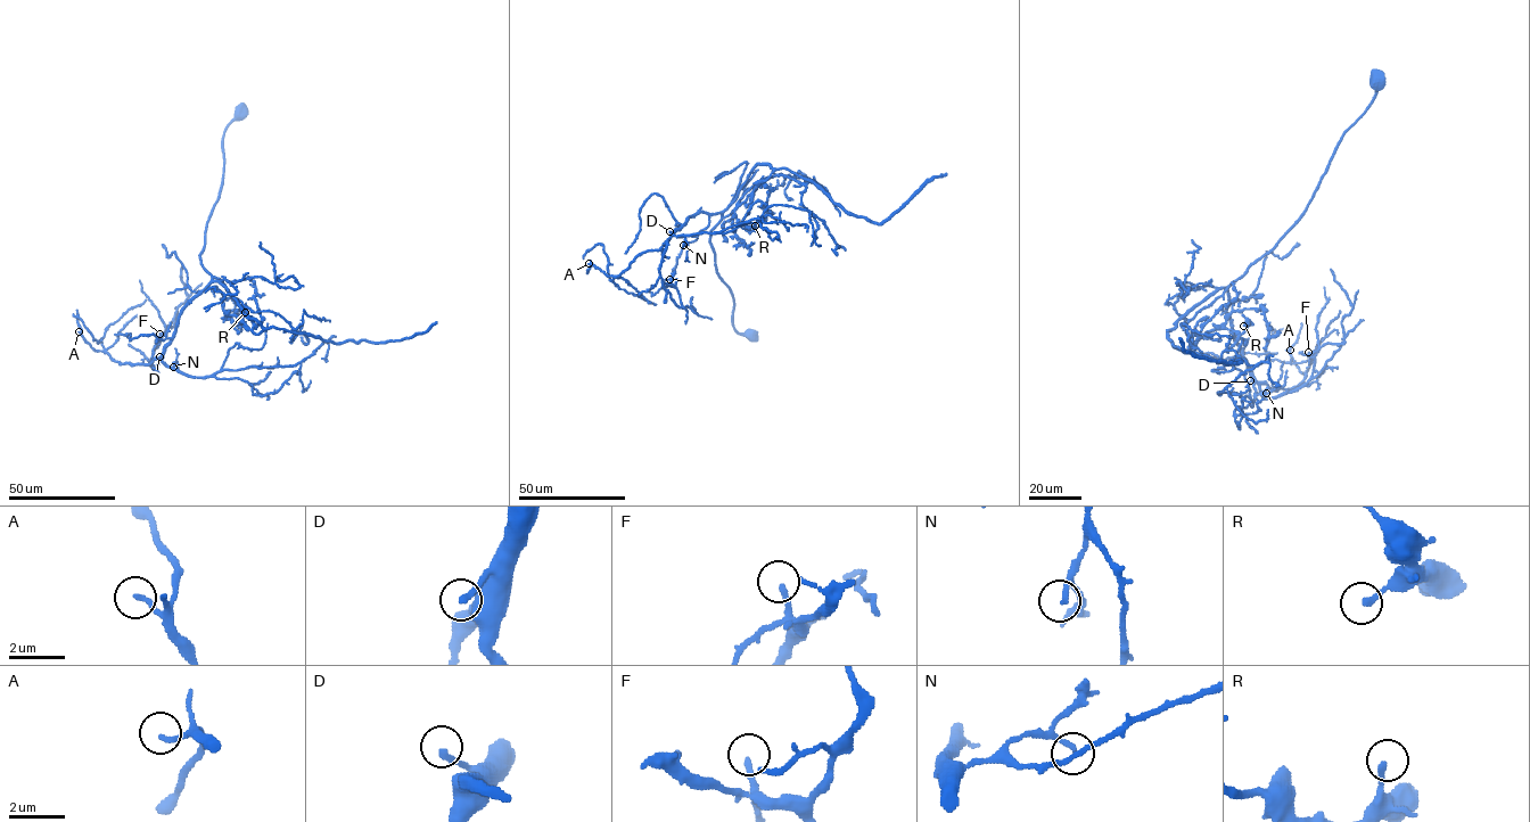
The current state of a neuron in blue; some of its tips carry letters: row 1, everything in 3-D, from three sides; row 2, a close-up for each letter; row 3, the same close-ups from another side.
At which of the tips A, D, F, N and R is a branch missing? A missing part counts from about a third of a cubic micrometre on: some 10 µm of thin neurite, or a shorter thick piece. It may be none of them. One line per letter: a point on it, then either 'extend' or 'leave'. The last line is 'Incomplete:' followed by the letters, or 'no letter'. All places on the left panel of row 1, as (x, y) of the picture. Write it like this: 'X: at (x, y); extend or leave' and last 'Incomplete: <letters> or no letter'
A: at (79, 331); leave
D: at (159, 356); extend
F: at (159, 334); leave
N: at (173, 367); leave
R: at (245, 312); leave
Incomplete: D

